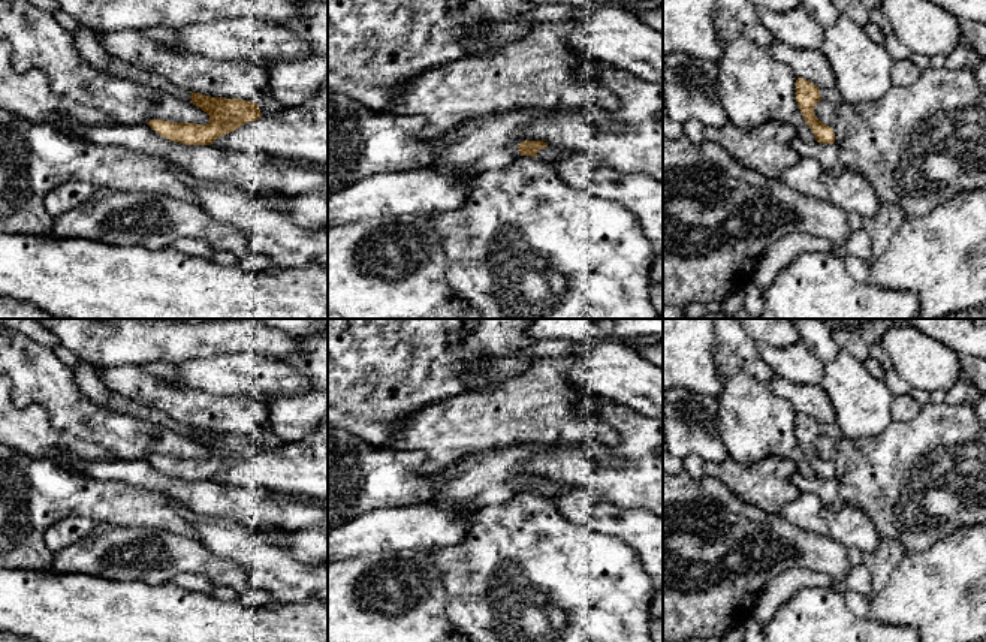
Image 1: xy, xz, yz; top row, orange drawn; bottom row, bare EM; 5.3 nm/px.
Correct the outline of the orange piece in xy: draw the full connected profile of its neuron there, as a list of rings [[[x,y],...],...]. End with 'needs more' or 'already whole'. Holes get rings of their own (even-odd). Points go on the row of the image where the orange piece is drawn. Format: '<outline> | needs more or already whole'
[[[192,93],[190,103],[209,115],[206,124],[171,123],[165,120],[150,120],[147,124],[165,139],[186,145],[211,145],[217,138],[224,136],[245,123],[256,121],[262,115],[275,114],[284,106],[272,99],[259,103],[211,97]]] | needs more

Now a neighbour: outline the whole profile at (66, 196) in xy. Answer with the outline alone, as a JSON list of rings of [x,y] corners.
[[[64,181],[49,190],[43,199],[48,217],[55,218],[64,213],[85,204],[94,192],[94,187],[84,181]]]

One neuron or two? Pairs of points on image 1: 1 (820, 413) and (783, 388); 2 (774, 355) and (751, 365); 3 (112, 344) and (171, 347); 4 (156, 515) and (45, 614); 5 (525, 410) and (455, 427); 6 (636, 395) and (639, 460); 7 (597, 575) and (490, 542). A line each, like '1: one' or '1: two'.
1: one
2: two
3: one
4: two
5: one
6: two
7: one

